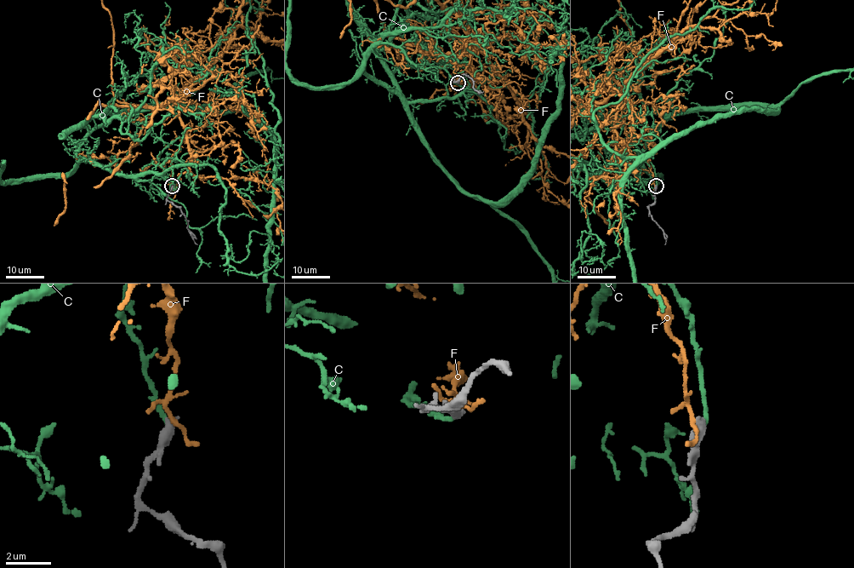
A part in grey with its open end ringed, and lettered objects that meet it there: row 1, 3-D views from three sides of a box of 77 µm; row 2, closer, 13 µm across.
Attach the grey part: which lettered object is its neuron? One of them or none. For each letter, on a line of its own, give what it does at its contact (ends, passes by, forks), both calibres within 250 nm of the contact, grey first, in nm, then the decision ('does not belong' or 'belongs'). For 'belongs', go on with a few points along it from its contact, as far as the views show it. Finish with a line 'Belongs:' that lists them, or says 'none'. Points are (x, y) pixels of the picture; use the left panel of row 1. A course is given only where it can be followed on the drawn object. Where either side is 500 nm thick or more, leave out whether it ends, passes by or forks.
C: it ends; calibres 480 and 200 nm; belongs
F: it forks; calibres 480 and 130 nm; does not belong
Belongs: C

